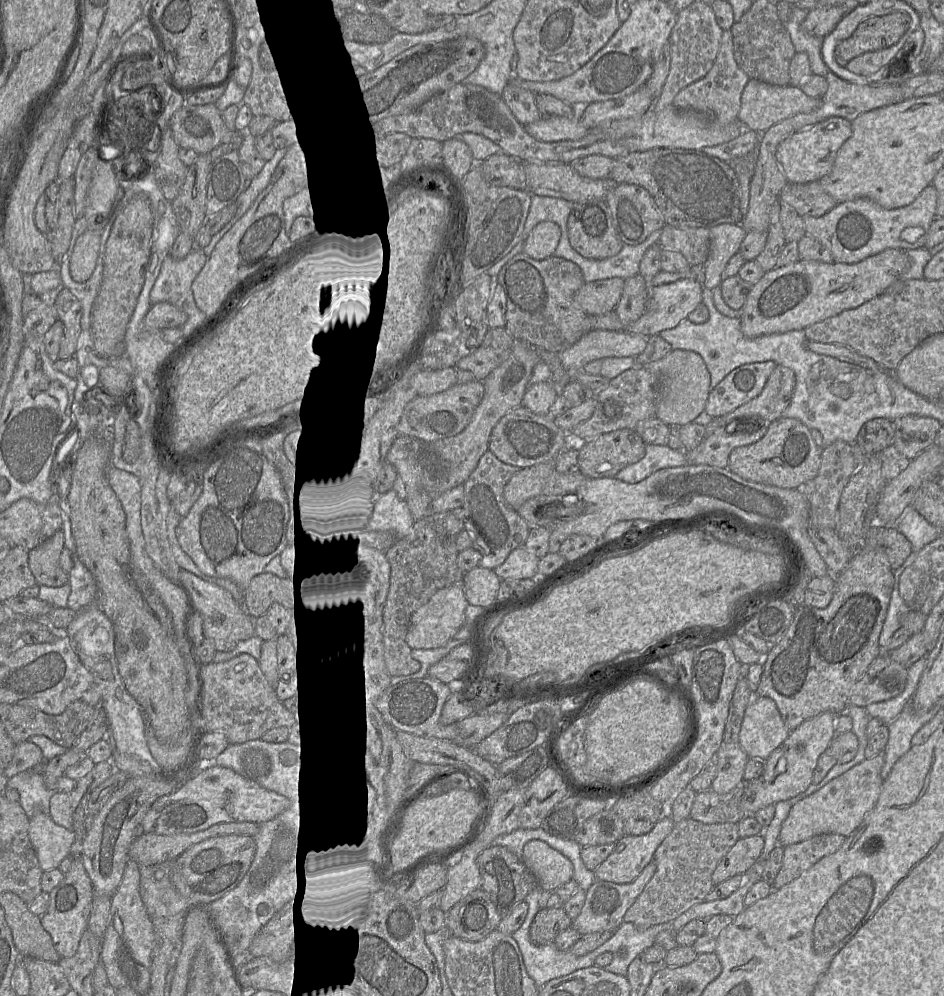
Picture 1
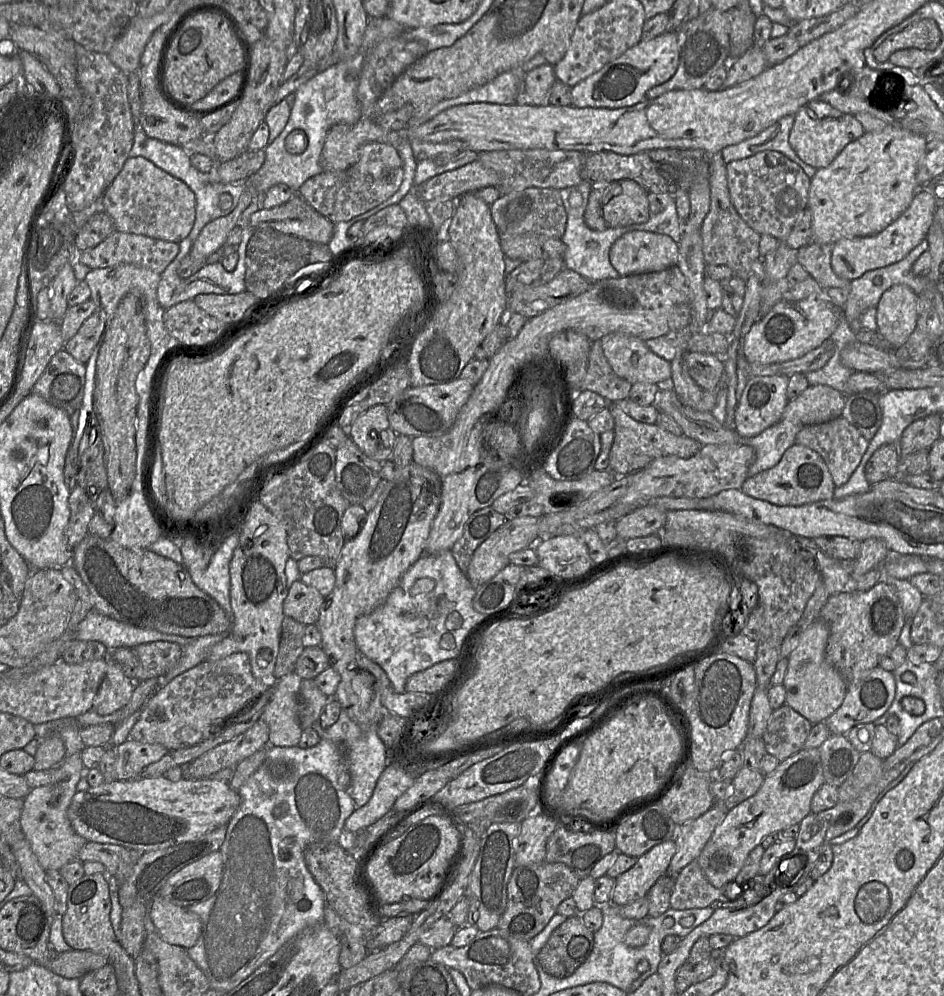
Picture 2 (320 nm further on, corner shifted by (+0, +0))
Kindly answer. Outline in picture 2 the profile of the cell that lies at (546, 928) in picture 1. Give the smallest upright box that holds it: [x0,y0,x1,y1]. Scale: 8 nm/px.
[538,914,594,979]

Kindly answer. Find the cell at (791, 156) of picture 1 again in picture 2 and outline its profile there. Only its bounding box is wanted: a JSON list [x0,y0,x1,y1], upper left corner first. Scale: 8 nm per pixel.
[789,99,864,169]

